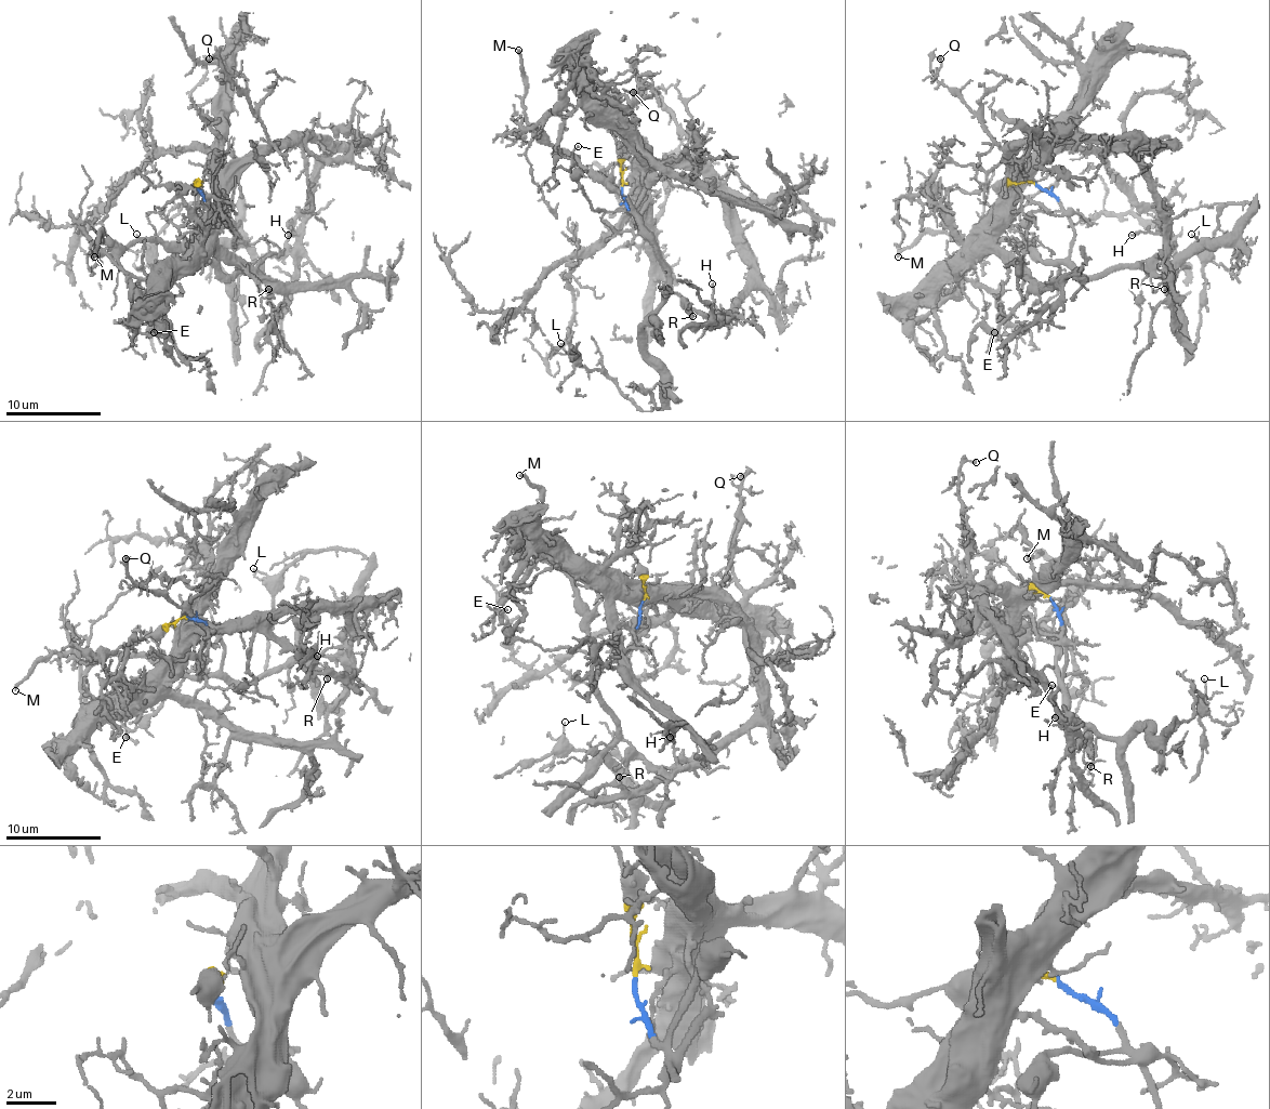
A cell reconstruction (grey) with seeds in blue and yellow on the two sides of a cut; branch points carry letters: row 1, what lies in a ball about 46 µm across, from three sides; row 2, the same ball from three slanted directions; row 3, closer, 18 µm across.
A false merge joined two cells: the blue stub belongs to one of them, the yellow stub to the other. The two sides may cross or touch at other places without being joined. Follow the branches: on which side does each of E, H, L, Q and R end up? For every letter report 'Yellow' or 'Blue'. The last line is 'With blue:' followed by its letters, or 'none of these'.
E: Blue
H: Yellow
L: Blue
Q: Yellow
R: Blue
With blue: E, L, R

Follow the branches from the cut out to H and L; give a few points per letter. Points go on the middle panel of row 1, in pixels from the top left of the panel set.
H: (622, 185), (626, 157), (705, 171), (724, 193), (724, 224), (750, 266), (726, 314), (712, 284)
L: (622, 188), (666, 274), (666, 298), (643, 326), (643, 350), (662, 379), (662, 405), (640, 411), (559, 343)

